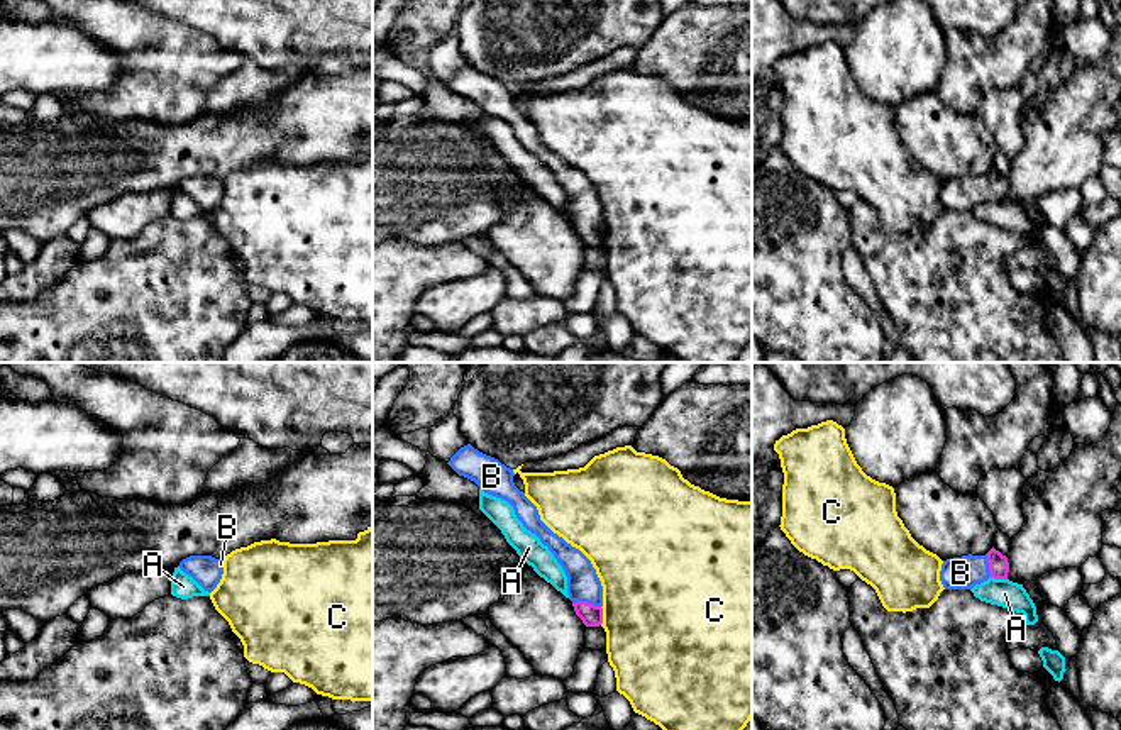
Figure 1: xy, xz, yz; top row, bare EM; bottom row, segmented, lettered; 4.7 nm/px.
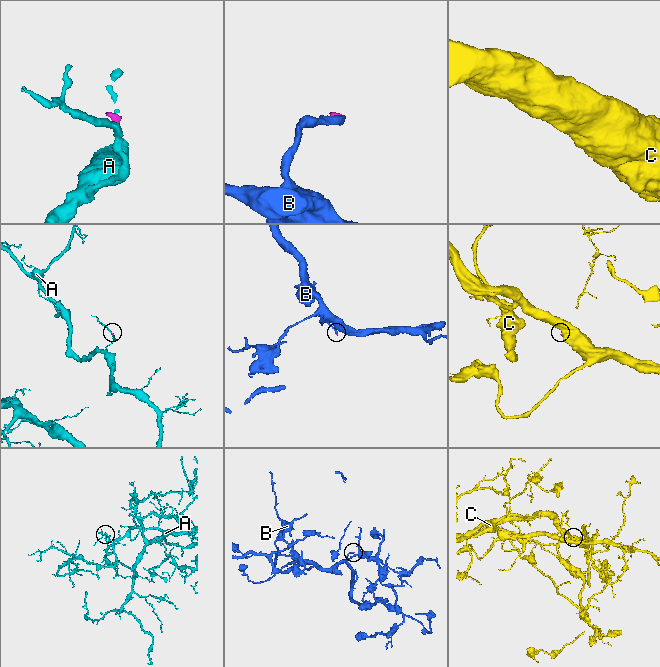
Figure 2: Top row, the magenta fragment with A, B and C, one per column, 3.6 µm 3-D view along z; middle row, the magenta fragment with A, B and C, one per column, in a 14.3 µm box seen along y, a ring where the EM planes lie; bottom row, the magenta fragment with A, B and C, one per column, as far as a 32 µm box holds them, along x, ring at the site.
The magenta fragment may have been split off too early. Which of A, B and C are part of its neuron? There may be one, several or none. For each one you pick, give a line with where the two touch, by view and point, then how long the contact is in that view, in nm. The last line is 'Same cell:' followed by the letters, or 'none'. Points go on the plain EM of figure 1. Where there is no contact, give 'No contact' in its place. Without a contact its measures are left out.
B: Touches magenta at xz (585, 222). Shared border 140 nm
Same cell: B

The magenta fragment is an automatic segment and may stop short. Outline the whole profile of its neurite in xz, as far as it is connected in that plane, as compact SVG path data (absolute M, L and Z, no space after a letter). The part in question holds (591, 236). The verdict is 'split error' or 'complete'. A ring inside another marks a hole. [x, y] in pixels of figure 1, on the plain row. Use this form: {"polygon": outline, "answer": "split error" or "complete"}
{"polygon": "M471 64L461 68L447 83L459 97L464 97L471 102L474 102L479 110L484 113L501 119L508 122L516 139L523 144L527 151L535 154L544 166L549 168L549 171L554 174L557 183L562 186L566 196L567 196L567 215L572 222L576 235L583 241L586 247L599 247L603 244L603 207L596 195L596 190L593 188L591 181L576 168L567 164L562 158L554 154L538 135L537 127L525 117L523 112L520 112L513 103L513 90L501 85L498 80L486 76L474 69Z", "answer": "split error"}

